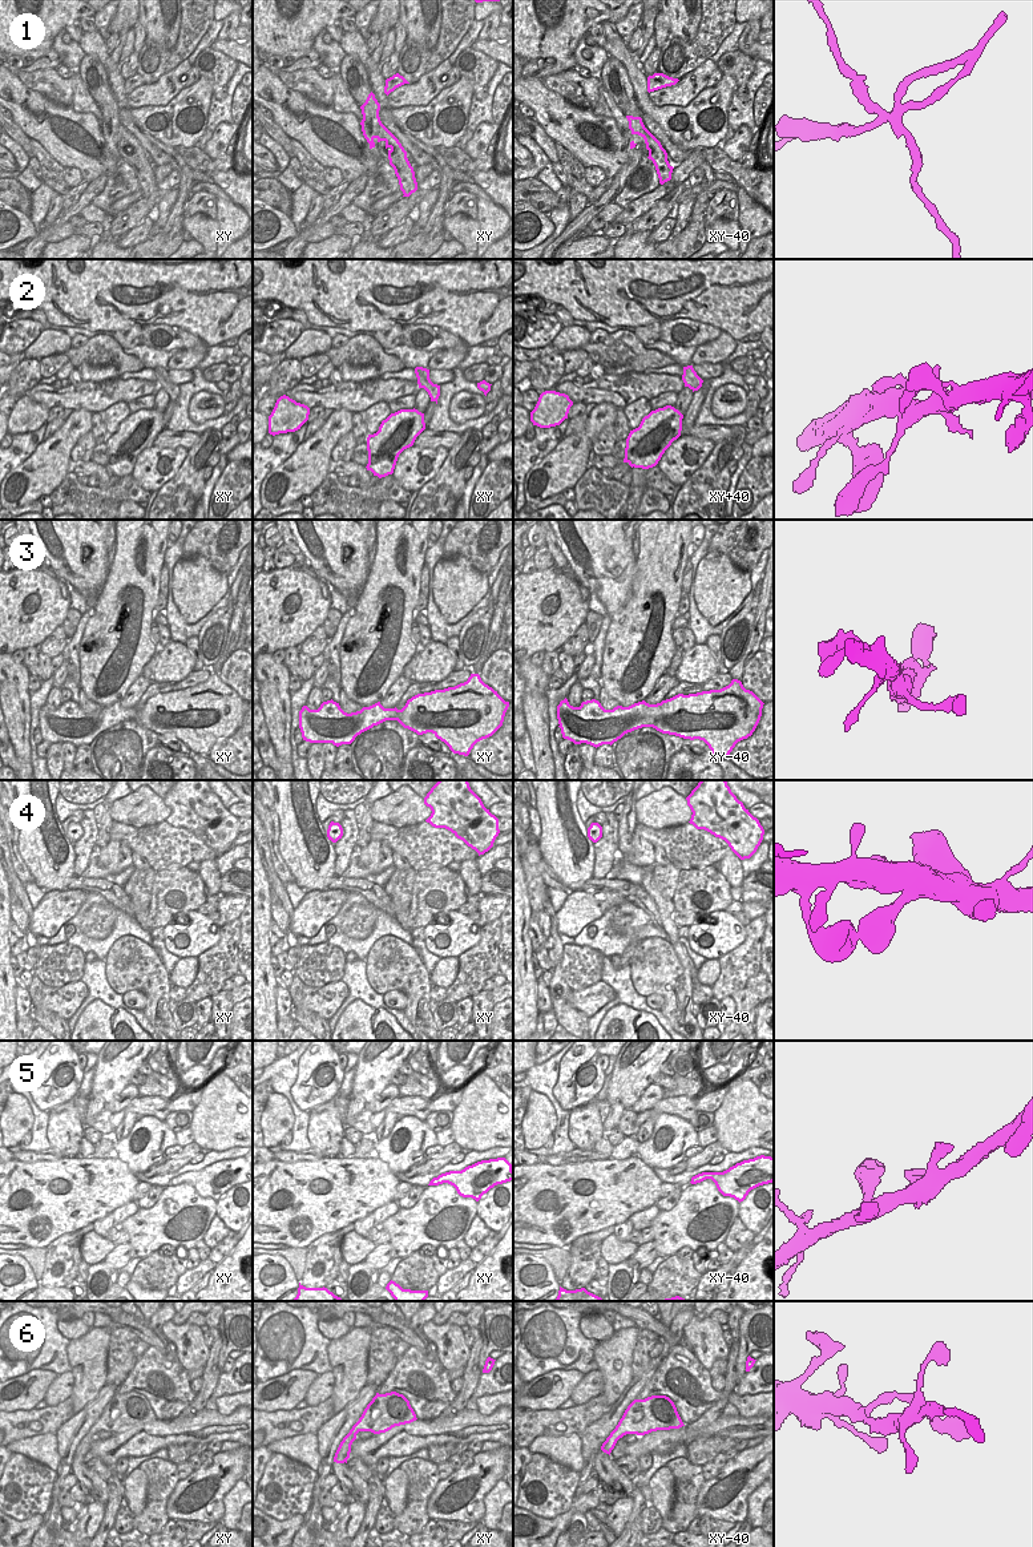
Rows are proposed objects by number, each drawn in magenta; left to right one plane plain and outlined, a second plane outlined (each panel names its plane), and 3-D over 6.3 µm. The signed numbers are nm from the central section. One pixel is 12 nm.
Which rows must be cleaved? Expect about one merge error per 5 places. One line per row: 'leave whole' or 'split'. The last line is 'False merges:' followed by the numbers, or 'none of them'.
1: split
2: leave whole
3: leave whole
4: leave whole
5: leave whole
6: leave whole
False merges: 1

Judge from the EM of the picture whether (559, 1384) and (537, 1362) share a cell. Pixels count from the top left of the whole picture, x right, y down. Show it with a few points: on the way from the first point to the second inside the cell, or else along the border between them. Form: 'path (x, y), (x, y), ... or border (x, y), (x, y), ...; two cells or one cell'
border (578, 1372), (552, 1369), (527, 1382); two cells

